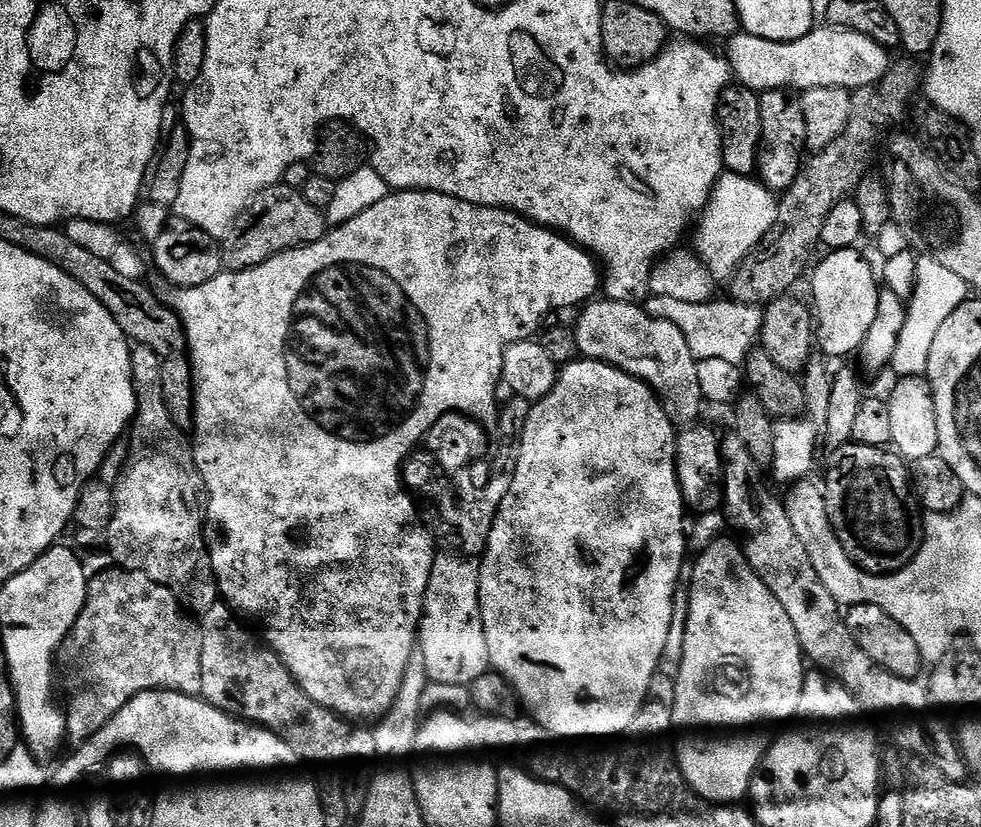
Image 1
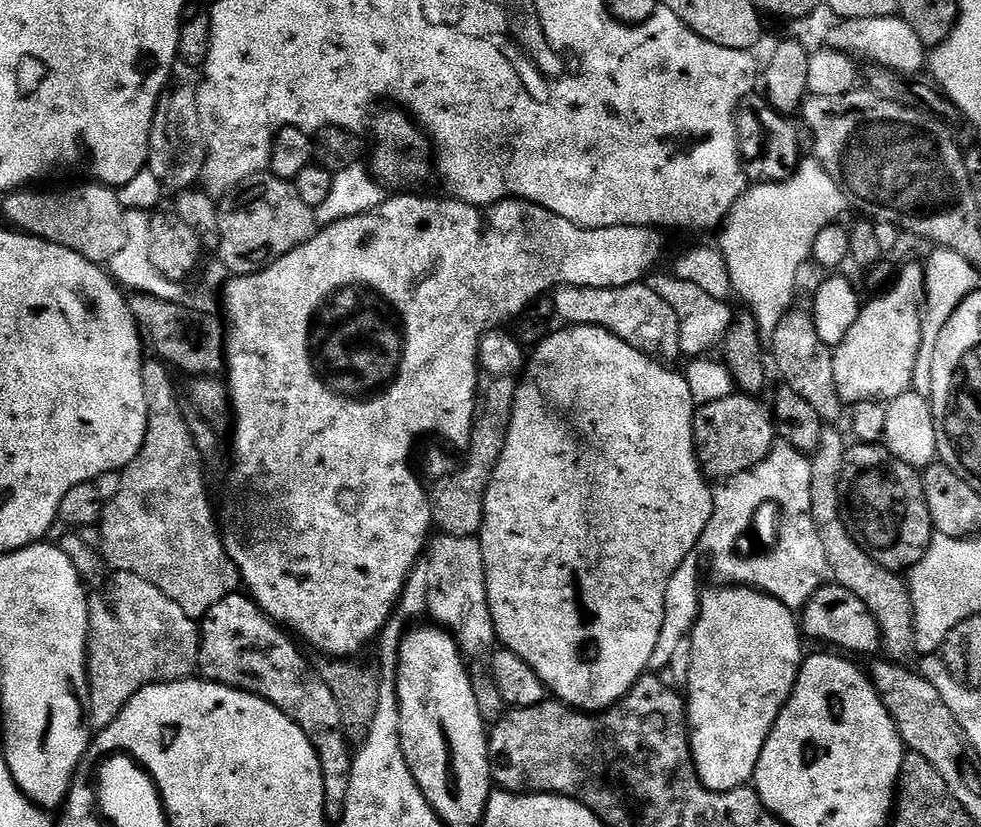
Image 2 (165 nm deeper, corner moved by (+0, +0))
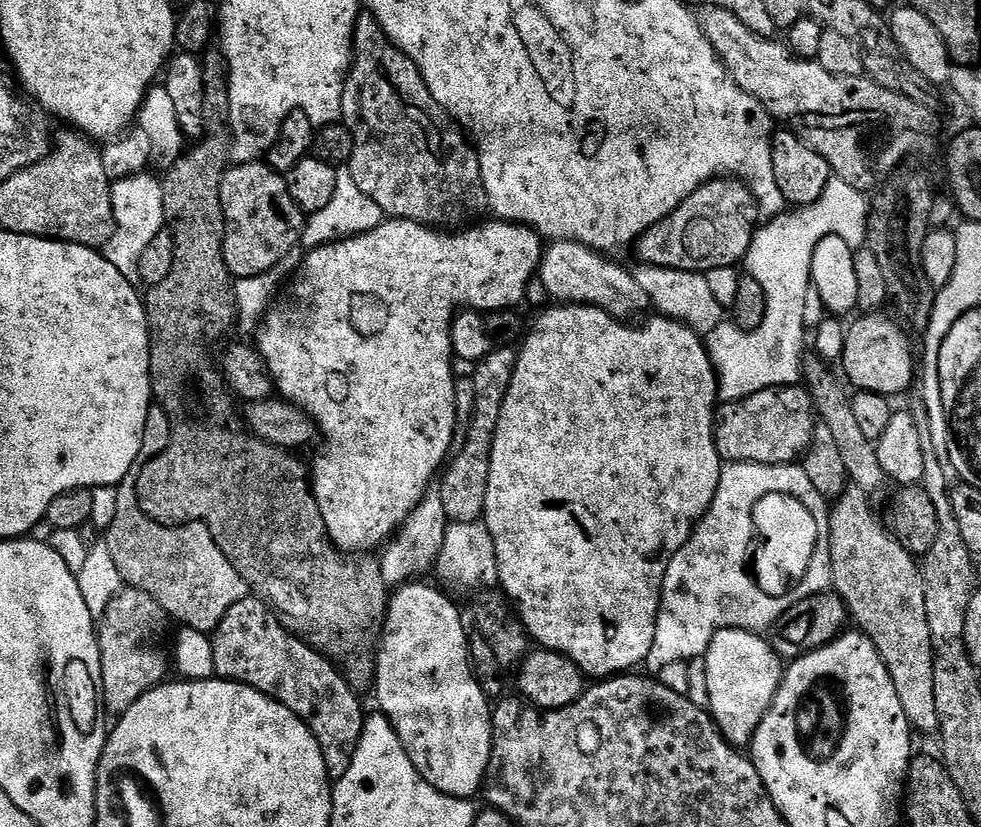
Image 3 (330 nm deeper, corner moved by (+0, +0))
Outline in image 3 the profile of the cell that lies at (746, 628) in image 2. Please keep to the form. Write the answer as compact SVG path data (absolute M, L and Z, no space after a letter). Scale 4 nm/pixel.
M727 628L714 634L703 655L712 719L716 721L720 733L733 746L751 745L752 735L772 705L780 685L781 657L772 649L771 643L762 637L741 628Z

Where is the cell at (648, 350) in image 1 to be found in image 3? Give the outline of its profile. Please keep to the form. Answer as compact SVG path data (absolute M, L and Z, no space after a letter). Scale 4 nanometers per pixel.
M557 240L545 247L538 269L538 284L540 280L541 286L556 299L553 301L561 305L586 304L590 308L600 308L617 318L632 318L628 316L649 307L648 298L639 288L631 271L628 273L626 269L619 268L618 265L611 264L608 260L611 259L607 255L597 252L595 248L588 248L585 244L579 244L573 240Z

